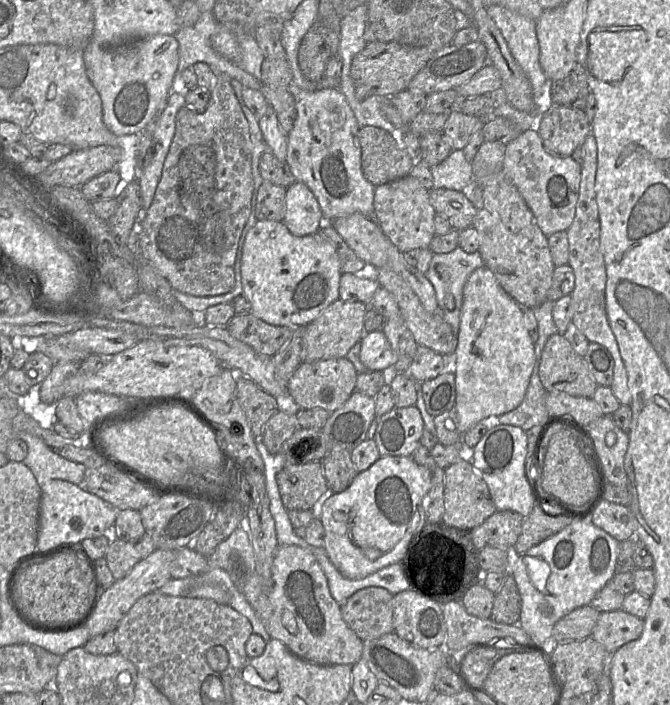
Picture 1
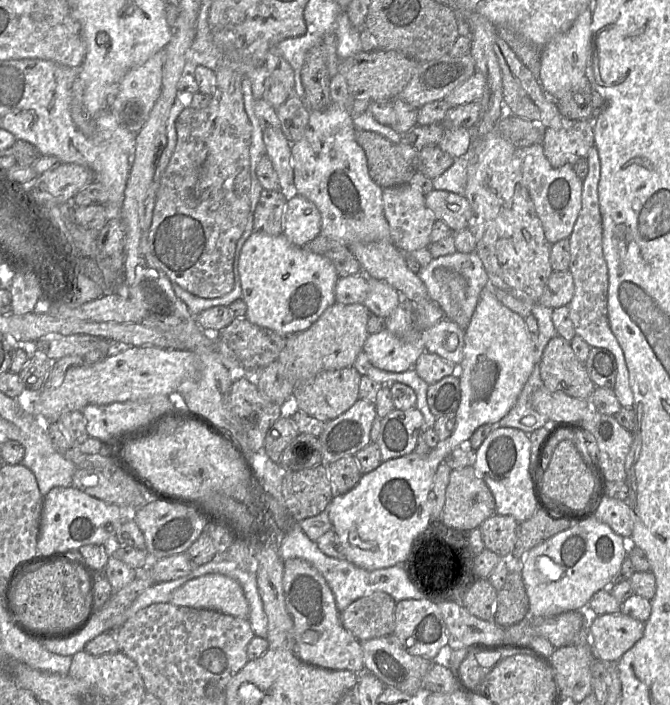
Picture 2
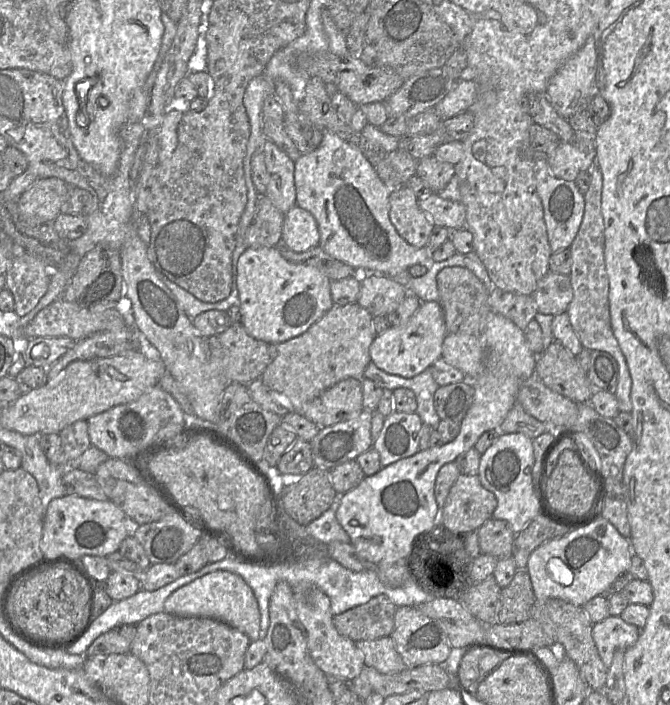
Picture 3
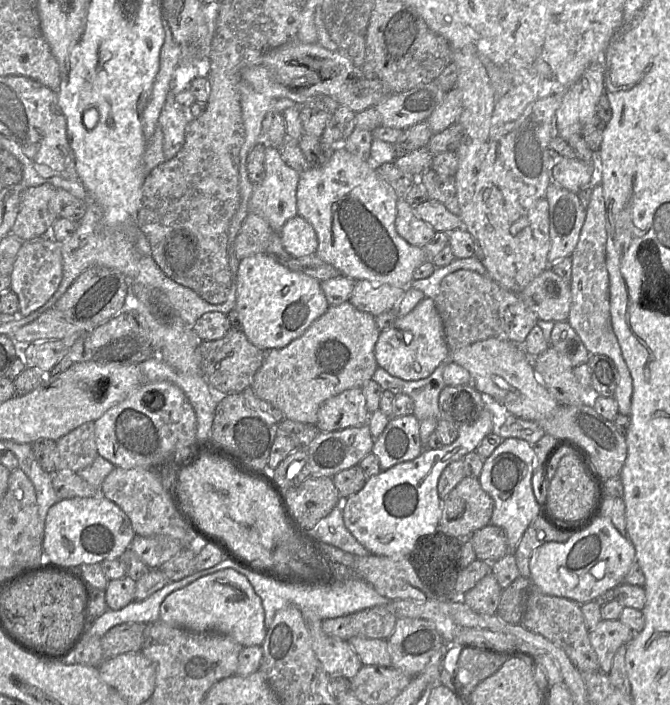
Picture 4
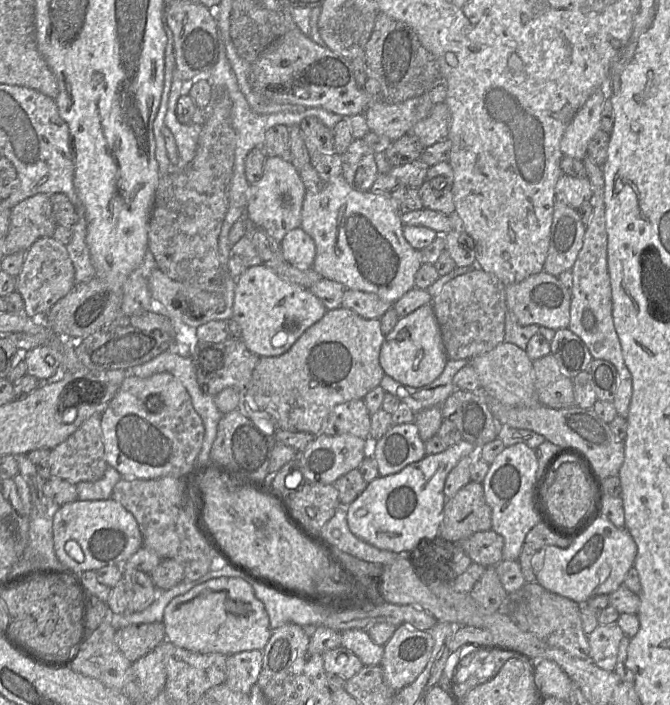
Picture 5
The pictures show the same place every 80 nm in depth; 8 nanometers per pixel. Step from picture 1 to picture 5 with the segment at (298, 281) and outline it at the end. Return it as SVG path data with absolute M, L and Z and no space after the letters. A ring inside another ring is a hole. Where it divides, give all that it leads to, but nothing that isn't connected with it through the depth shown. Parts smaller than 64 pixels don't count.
M264 264L248 268L236 282L233 318L241 328L246 347L259 357L282 355L327 312L308 288L285 281Z

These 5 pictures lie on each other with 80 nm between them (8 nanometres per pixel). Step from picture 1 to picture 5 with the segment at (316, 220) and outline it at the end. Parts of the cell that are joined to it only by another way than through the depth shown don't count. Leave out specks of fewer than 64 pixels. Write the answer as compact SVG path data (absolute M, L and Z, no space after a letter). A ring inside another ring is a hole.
M302 227L290 230L281 241L284 259L298 269L307 269L313 266L316 256L314 240Z

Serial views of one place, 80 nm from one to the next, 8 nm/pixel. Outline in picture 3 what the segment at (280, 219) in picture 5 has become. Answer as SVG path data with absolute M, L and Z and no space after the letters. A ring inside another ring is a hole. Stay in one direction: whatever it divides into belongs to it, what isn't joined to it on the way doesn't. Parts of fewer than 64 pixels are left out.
M265 139L263 153L269 174L269 182L264 196L286 214L297 205L294 161L270 139Z

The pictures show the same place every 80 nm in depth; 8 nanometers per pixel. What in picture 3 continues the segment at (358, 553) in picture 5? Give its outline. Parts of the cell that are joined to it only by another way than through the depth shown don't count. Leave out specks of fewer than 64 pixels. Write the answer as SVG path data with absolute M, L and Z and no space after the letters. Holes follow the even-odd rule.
M337 498L337 501L334 501L327 511L306 526L306 530L309 535L324 545L328 545L334 541L345 544L350 543L348 534L336 519L338 506L339 501Z

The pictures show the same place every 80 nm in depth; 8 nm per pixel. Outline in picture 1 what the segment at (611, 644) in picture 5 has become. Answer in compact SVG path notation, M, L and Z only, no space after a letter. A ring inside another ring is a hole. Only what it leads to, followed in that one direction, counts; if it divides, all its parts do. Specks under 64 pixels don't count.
M623 609L600 612L591 637L611 655L624 644L638 639L643 627L643 619Z

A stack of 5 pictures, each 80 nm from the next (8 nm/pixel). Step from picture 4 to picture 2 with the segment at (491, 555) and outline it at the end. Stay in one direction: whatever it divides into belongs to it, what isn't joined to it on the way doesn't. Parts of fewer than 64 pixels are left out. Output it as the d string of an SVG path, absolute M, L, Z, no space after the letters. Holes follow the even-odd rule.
M493 514L480 526L485 548L509 560L517 540L519 522L510 515Z

